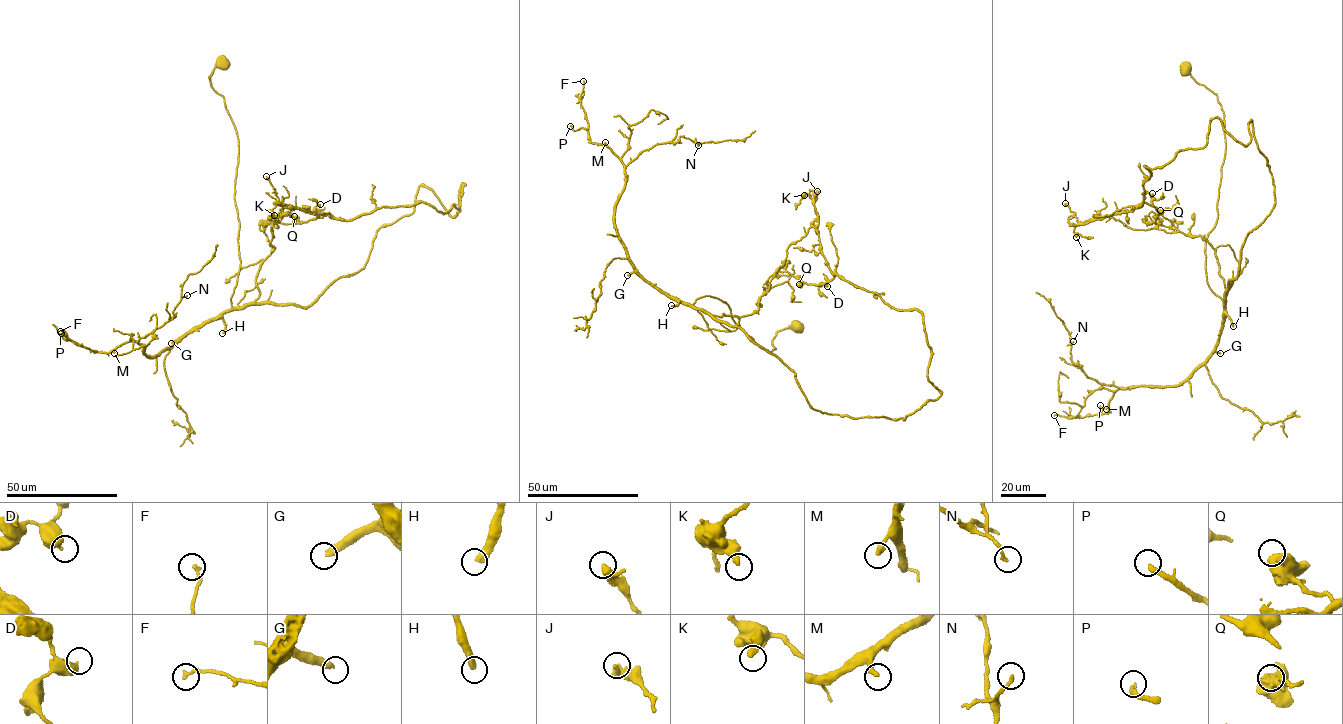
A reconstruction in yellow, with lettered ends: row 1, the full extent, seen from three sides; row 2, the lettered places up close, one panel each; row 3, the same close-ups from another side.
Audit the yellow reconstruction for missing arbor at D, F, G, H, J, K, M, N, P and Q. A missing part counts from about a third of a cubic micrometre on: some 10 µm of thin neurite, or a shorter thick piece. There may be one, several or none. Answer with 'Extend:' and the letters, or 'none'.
Extend: G, H, M, P

